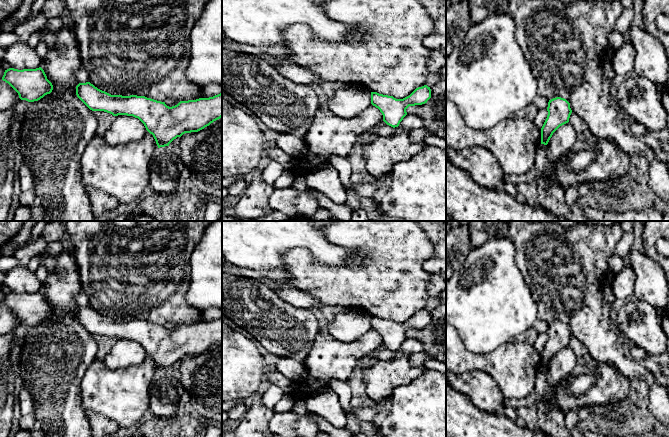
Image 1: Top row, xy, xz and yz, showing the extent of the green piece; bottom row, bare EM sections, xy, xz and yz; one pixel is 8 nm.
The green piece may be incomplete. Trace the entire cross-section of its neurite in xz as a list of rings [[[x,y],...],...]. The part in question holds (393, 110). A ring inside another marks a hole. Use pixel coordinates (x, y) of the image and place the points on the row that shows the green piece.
[[[427,85],[416,88],[409,96],[396,99],[393,96],[371,92],[371,104],[378,108],[383,115],[383,121],[395,128],[407,115],[409,106],[422,105],[431,98],[431,89]]]

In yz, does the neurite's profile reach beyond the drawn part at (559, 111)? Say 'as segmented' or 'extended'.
as segmented

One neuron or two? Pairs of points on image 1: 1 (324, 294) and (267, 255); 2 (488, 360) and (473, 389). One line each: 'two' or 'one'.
1: two
2: two

